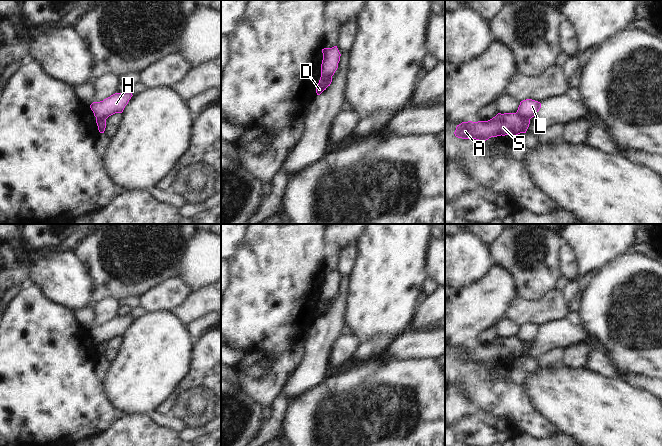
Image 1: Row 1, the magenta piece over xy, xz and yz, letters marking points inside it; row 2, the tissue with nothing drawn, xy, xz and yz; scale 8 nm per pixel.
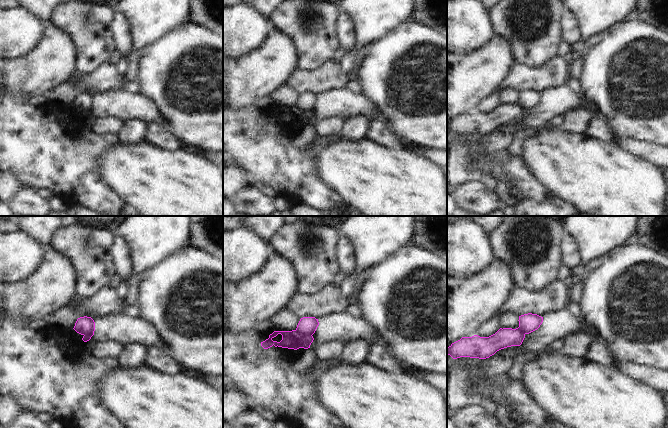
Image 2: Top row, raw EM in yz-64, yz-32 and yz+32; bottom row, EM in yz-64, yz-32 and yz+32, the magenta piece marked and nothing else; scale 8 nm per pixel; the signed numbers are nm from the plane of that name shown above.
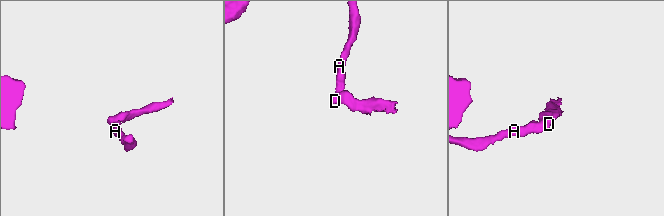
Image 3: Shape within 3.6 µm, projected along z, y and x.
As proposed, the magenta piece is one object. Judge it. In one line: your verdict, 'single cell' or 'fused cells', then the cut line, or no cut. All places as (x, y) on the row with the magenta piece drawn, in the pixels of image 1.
fused cells; cut in yz along (516, 112), (520, 116), (529, 119)

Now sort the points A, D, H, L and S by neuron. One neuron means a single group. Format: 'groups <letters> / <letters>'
groups A S / D H L

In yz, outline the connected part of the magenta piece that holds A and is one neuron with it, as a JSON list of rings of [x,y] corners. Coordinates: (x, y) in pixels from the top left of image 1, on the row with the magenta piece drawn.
[[[498,113],[488,121],[462,122],[457,125],[455,136],[462,139],[476,139],[486,141],[497,136],[516,136],[526,133],[530,124],[530,119],[520,117],[516,113]]]

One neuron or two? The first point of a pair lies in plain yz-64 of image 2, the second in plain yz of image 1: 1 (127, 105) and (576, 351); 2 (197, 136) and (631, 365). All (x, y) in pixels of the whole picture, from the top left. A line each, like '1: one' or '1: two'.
1: two
2: one

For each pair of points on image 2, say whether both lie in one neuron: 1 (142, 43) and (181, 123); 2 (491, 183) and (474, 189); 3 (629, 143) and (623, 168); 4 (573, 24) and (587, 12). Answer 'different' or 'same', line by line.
1: different
2: different
3: different
4: different

